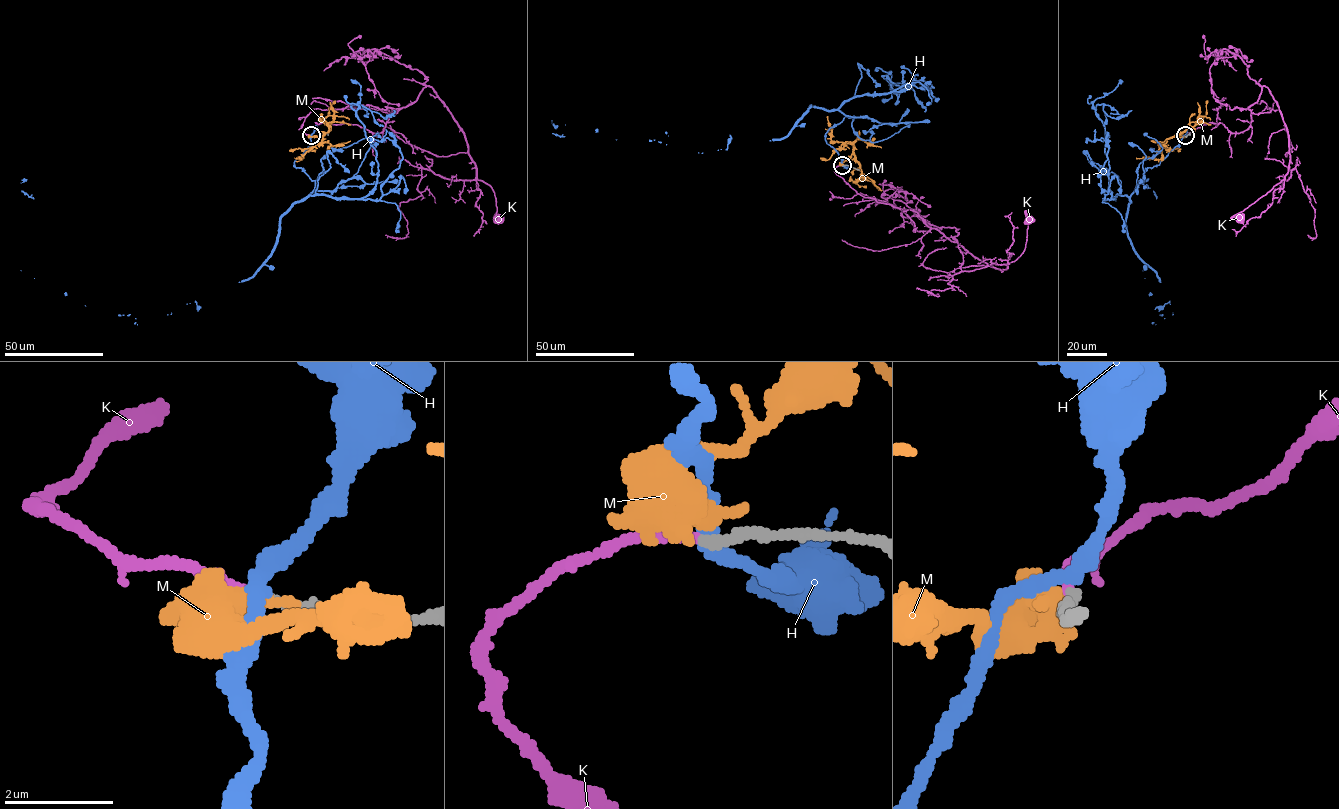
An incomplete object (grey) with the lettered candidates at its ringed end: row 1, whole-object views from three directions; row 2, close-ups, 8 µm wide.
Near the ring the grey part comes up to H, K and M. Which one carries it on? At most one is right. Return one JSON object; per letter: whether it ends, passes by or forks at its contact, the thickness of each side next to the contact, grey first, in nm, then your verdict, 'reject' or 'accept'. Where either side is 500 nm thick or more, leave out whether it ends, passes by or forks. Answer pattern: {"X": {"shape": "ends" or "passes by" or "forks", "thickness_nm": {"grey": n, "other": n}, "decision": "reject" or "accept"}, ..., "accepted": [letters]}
{"H": {"shape": "passes by", "thickness_nm": {"grey": 200, "other": 320}, "decision": "reject"}, "K": {"shape": "ends", "thickness_nm": {"grey": 200, "other": 170}, "decision": "accept"}, "M": {"thickness_nm": {"grey": 220, "other": 650}, "decision": "reject"}, "accepted": ["K"]}

